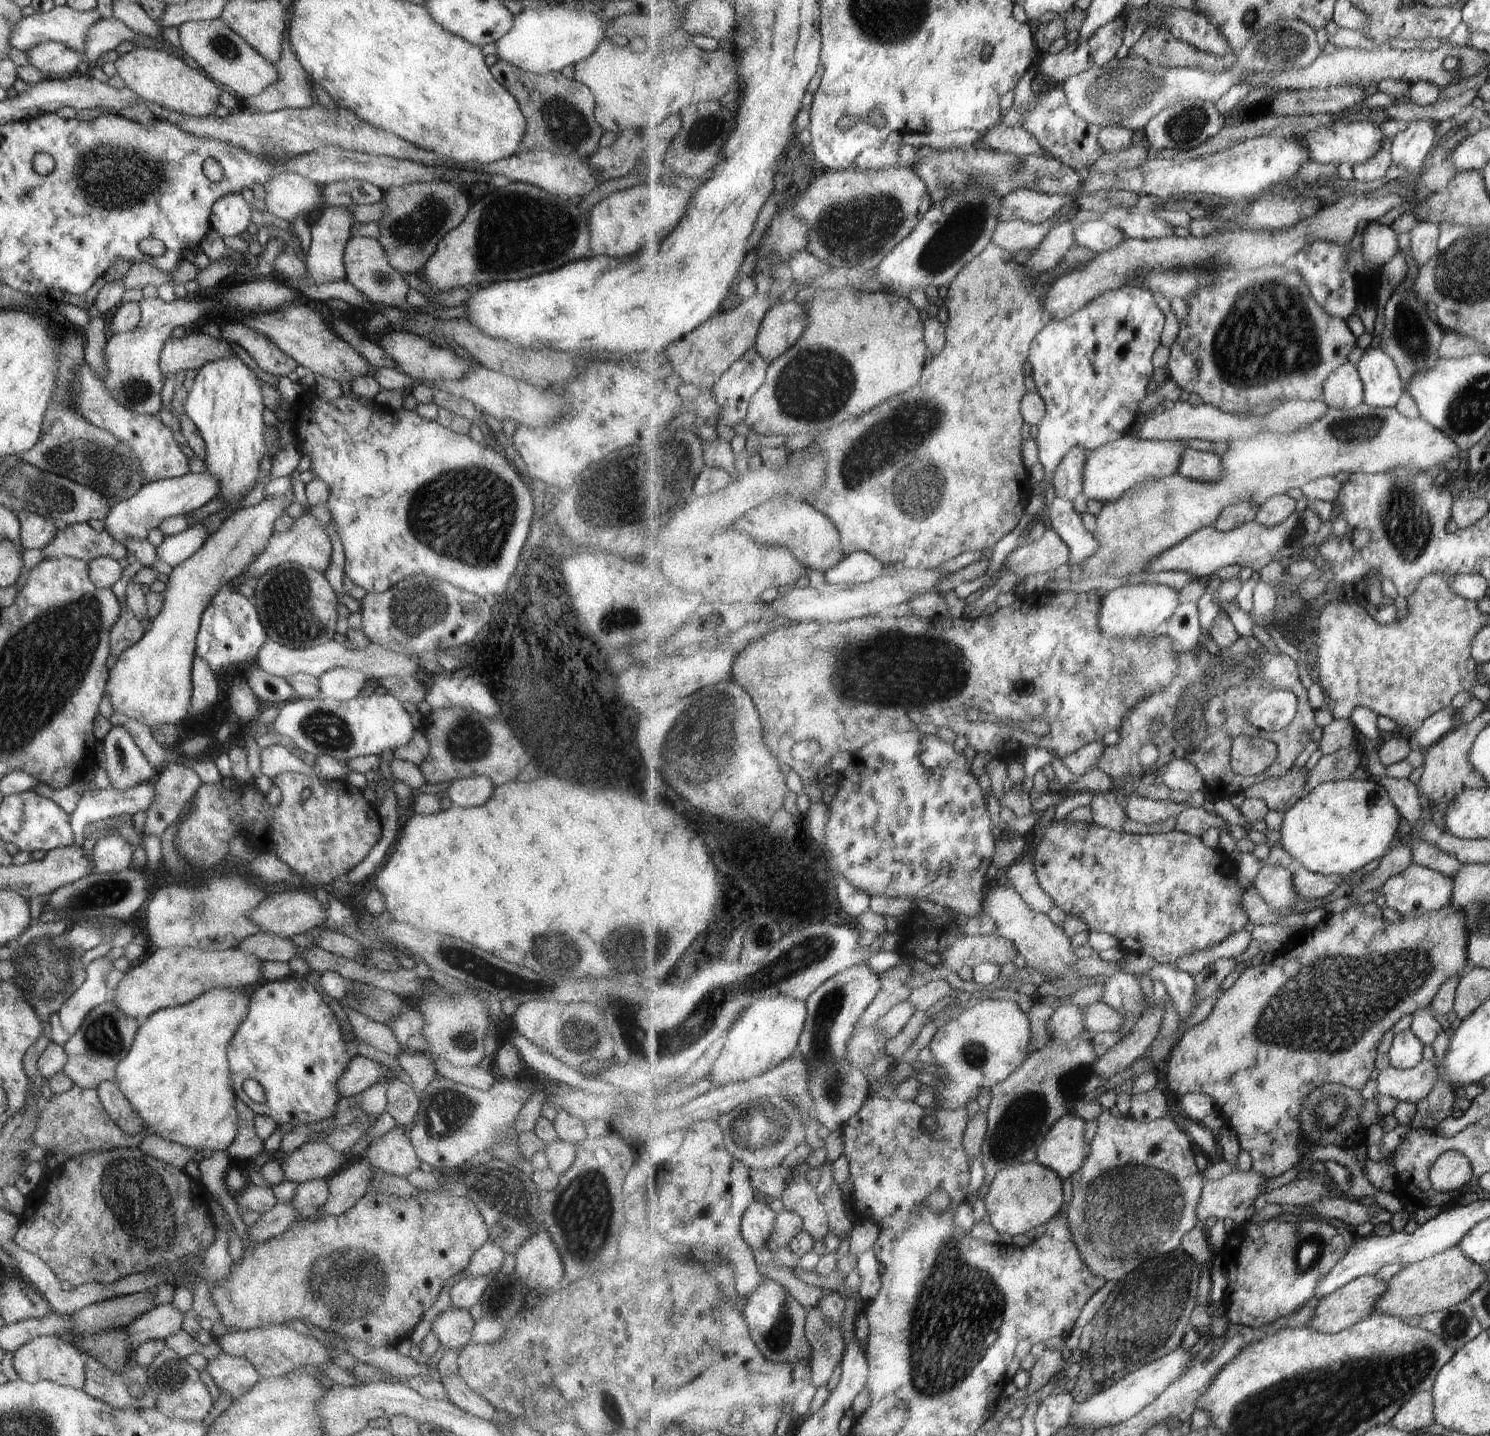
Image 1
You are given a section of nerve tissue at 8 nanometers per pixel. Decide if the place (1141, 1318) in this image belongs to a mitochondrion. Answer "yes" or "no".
yes

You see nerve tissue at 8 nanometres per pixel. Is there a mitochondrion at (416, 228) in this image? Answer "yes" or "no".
yes

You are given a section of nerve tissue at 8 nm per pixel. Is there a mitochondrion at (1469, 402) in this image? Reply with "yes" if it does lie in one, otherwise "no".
yes

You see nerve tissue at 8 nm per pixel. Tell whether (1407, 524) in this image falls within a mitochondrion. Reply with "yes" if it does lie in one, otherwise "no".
yes

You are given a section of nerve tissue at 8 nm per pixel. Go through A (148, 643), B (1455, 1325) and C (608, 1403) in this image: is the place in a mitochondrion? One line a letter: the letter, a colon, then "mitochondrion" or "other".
A: other
B: mitochondrion
C: mitochondrion

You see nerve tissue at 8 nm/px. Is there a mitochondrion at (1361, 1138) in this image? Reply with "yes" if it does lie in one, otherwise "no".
no

